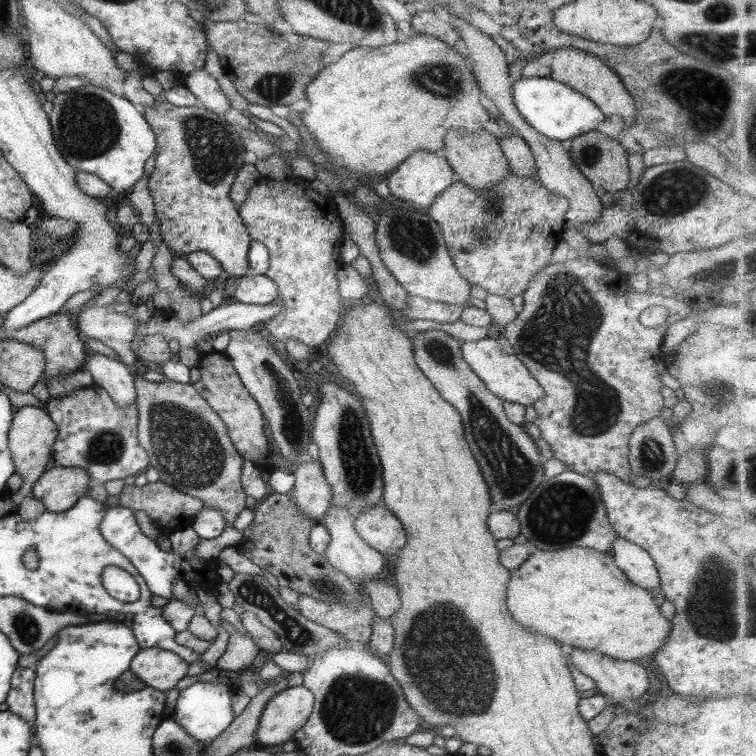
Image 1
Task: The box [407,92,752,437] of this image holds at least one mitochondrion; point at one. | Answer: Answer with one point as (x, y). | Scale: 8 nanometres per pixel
(671, 193)

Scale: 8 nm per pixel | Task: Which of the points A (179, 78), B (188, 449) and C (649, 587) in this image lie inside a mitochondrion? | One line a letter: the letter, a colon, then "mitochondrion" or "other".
A: other
B: mitochondrion
C: other

